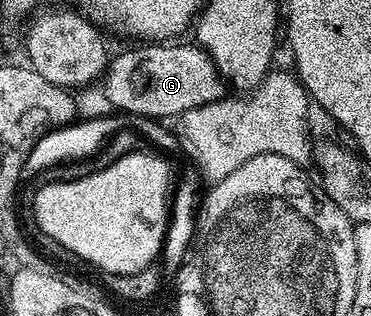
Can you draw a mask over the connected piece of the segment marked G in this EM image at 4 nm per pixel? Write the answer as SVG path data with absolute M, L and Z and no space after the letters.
M149 42L112 57L105 69L105 96L116 111L130 116L178 118L187 110L226 99L227 81L215 62L196 43Z

